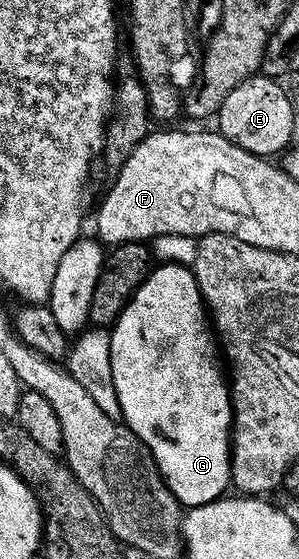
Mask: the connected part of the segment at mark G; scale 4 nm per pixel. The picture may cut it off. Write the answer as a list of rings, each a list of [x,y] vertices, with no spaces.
[[[176,264],[154,265],[113,323],[109,347],[111,376],[119,396],[121,418],[157,461],[167,488],[171,488],[171,492],[185,508],[202,506],[222,497],[228,491],[225,489],[231,486],[231,386],[223,373],[219,346],[207,317],[205,299],[201,296],[192,269]]]

